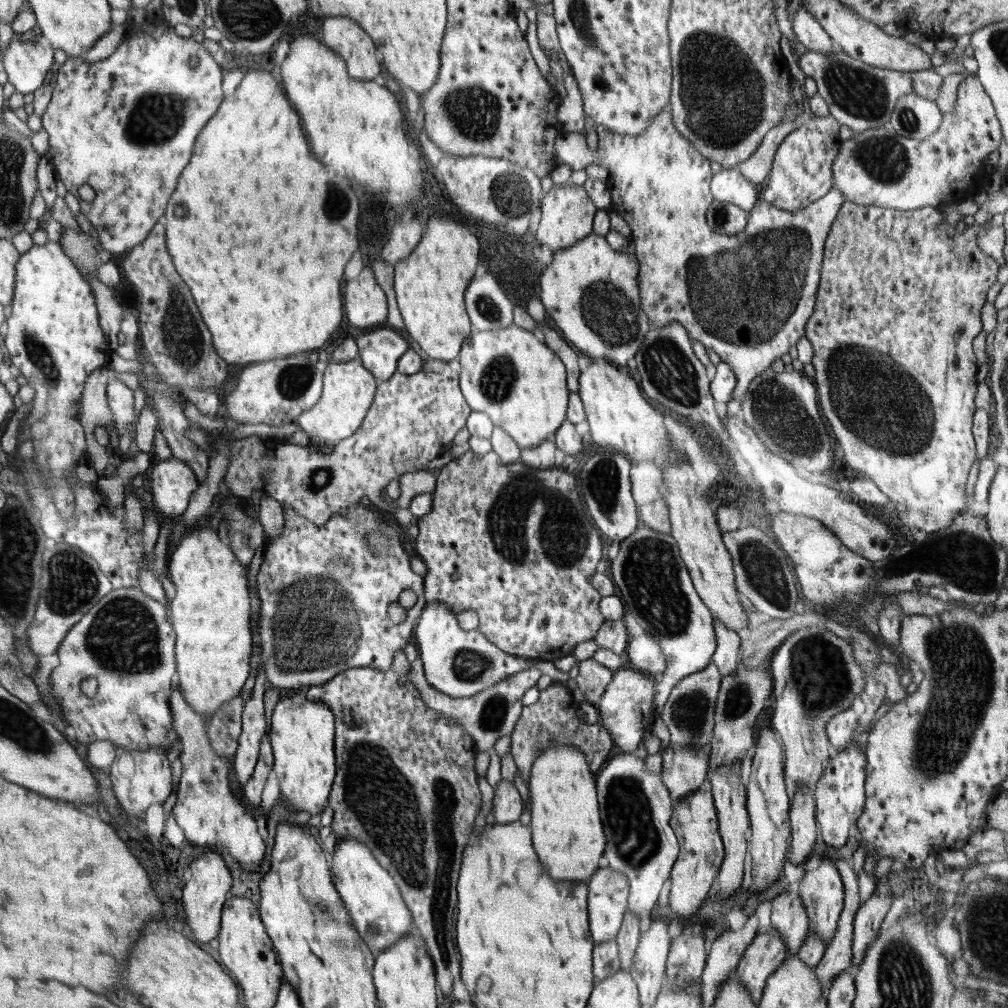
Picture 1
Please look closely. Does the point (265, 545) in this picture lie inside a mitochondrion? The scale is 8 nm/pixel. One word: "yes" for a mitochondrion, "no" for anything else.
no

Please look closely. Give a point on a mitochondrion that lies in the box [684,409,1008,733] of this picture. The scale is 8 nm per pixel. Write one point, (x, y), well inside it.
(969, 561)

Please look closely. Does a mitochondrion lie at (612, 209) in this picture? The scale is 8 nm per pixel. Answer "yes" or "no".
no

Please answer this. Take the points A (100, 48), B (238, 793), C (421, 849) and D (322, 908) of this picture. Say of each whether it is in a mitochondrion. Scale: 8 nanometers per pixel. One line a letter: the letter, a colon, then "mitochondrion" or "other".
A: other
B: other
C: mitochondrion
D: mitochondrion

